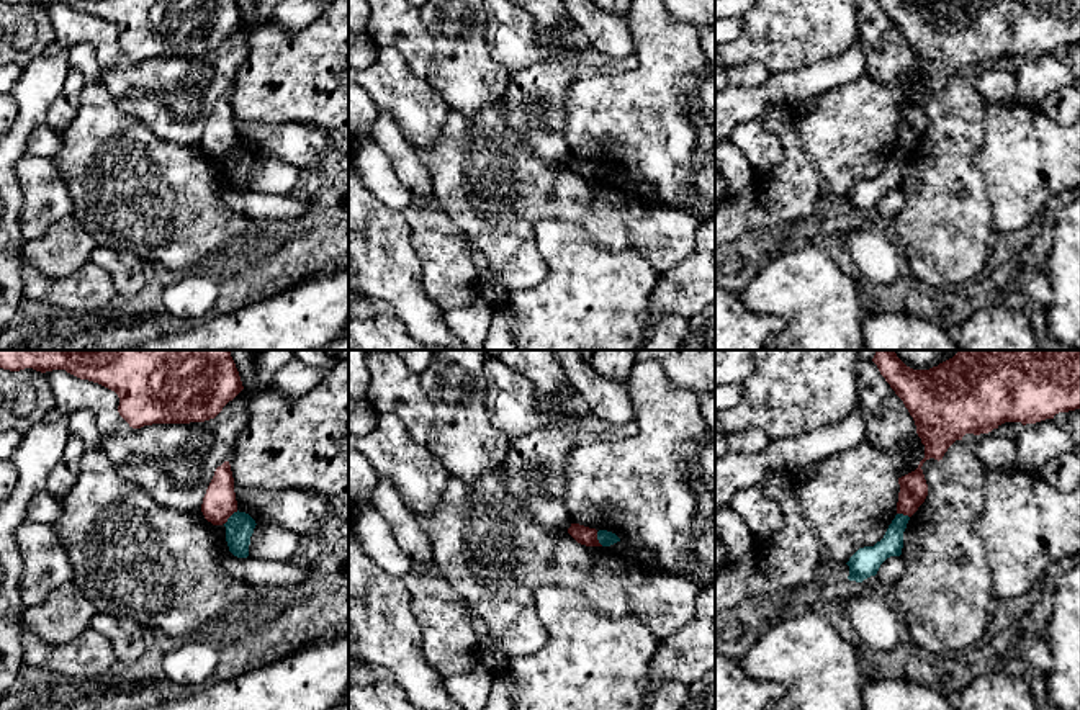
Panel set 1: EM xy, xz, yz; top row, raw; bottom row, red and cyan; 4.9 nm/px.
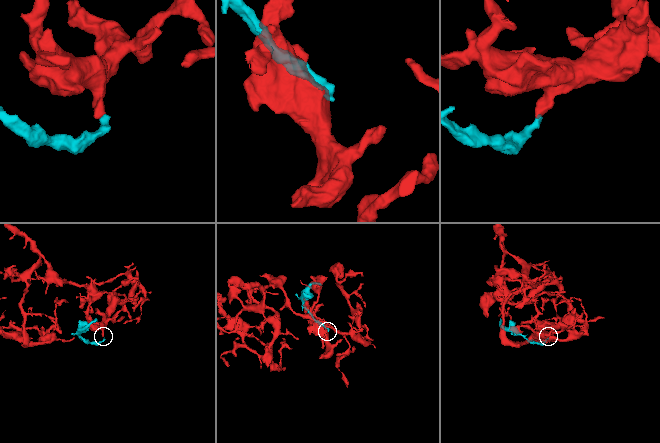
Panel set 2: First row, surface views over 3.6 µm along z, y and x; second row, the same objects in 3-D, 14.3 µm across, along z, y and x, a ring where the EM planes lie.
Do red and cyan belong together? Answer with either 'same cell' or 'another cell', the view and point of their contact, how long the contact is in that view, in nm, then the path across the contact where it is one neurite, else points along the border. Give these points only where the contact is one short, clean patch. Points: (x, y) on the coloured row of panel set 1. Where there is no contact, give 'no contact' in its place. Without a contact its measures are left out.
another cell; contact xy (229, 516); length 100 nm; border xy (238, 511), (224, 524)

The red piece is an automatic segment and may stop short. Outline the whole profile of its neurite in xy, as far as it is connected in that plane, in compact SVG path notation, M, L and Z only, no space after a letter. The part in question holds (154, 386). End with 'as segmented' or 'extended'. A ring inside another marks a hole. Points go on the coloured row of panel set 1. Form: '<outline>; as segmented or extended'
M0 350L0 368L65 370L98 383L118 394L118 412L133 429L214 419L244 389L229 350Z; as segmented

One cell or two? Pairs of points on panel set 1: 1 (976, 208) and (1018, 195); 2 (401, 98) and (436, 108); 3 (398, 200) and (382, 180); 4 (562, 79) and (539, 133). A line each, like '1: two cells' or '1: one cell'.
1: two cells
2: one cell
3: one cell
4: one cell

